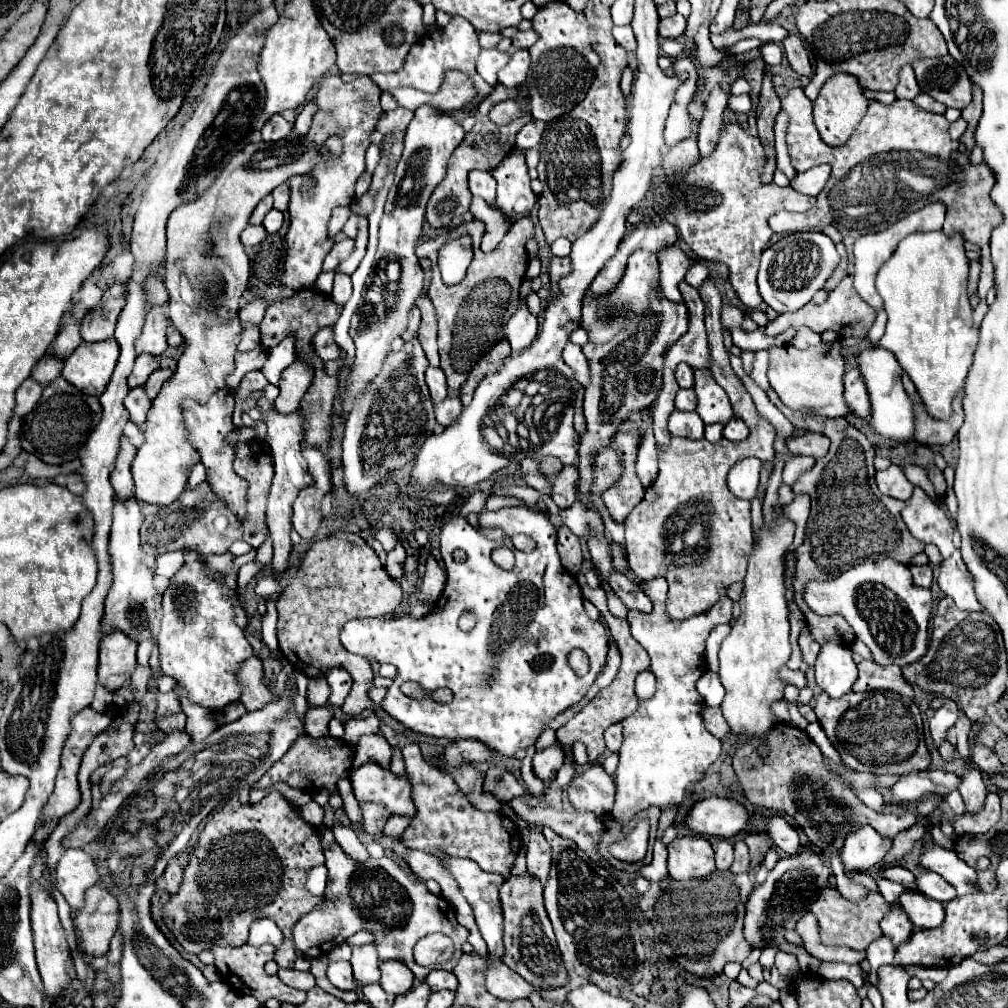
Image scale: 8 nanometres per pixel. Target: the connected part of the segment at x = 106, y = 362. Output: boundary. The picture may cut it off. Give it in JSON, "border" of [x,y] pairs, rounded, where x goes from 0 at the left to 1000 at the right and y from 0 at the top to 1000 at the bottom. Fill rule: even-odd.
{"border":[[[114,336],[100,340],[80,340],[68,356],[64,356],[63,374],[82,390],[98,394],[110,376],[118,354]]]}

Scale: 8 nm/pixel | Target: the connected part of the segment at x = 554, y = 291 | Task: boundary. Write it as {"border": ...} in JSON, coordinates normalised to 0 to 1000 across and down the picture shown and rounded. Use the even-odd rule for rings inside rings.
{"border":[[[549,255],[547,257],[547,267],[545,267],[545,273],[547,273],[547,293],[553,295],[557,289],[555,289],[555,277],[564,273],[566,271],[566,257],[564,255]]]}

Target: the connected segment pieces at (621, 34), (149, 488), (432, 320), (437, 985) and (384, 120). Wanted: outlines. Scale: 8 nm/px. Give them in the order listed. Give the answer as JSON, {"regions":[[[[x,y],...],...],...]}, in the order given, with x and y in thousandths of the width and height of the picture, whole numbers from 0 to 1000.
{"regions":[[[[624,25],[622,27],[608,27],[608,37],[618,49],[622,49],[622,51],[630,51],[632,49],[632,41],[630,41],[628,29]]],[[[285,136],[275,142],[247,142],[241,150],[237,150],[227,164],[215,174],[213,182],[191,201],[176,205],[166,219],[166,259],[164,259],[164,285],[168,289],[168,318],[184,336],[184,348],[178,354],[174,372],[164,378],[158,394],[152,398],[152,404],[144,418],[144,439],[138,443],[136,453],[130,461],[130,469],[134,475],[134,491],[138,497],[154,499],[154,501],[170,501],[186,483],[186,473],[189,463],[197,459],[197,449],[188,441],[186,426],[182,420],[180,398],[184,394],[191,394],[193,398],[203,400],[215,386],[223,384],[223,374],[231,370],[231,354],[235,342],[239,338],[239,320],[235,314],[237,295],[245,287],[247,279],[247,255],[239,243],[239,229],[245,225],[247,215],[253,203],[265,195],[275,184],[283,182],[291,174],[309,172],[316,162],[318,148],[301,136]]],[[[418,293],[414,299],[414,305],[418,309],[418,322],[416,322],[416,334],[418,342],[422,346],[422,354],[426,356],[428,364],[436,364],[436,350],[434,350],[434,314],[432,307],[424,293]]],[[[430,961],[424,971],[422,971],[428,979],[428,983],[438,983],[438,981],[453,981],[453,969],[447,963],[439,963],[439,961]]],[[[394,106],[392,110],[384,110],[384,112],[378,114],[378,118],[376,118],[376,122],[374,122],[374,126],[372,126],[370,134],[368,134],[368,138],[370,138],[374,144],[378,144],[380,136],[386,134],[386,132],[390,132],[392,142],[390,142],[390,146],[388,146],[388,160],[390,160],[388,168],[392,168],[392,164],[394,164],[394,160],[396,160],[396,156],[398,156],[402,128],[404,128],[404,124],[406,124],[408,118],[410,118],[410,110],[400,108],[400,106]]]]}

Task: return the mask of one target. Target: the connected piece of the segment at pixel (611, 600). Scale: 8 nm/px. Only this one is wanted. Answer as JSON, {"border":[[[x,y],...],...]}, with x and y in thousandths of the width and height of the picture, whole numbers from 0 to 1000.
{"border":[[[596,578],[596,582],[601,587],[604,606],[606,606],[612,614],[620,614],[622,608],[624,608],[624,604],[616,598],[616,595],[610,590],[603,578]]]}

